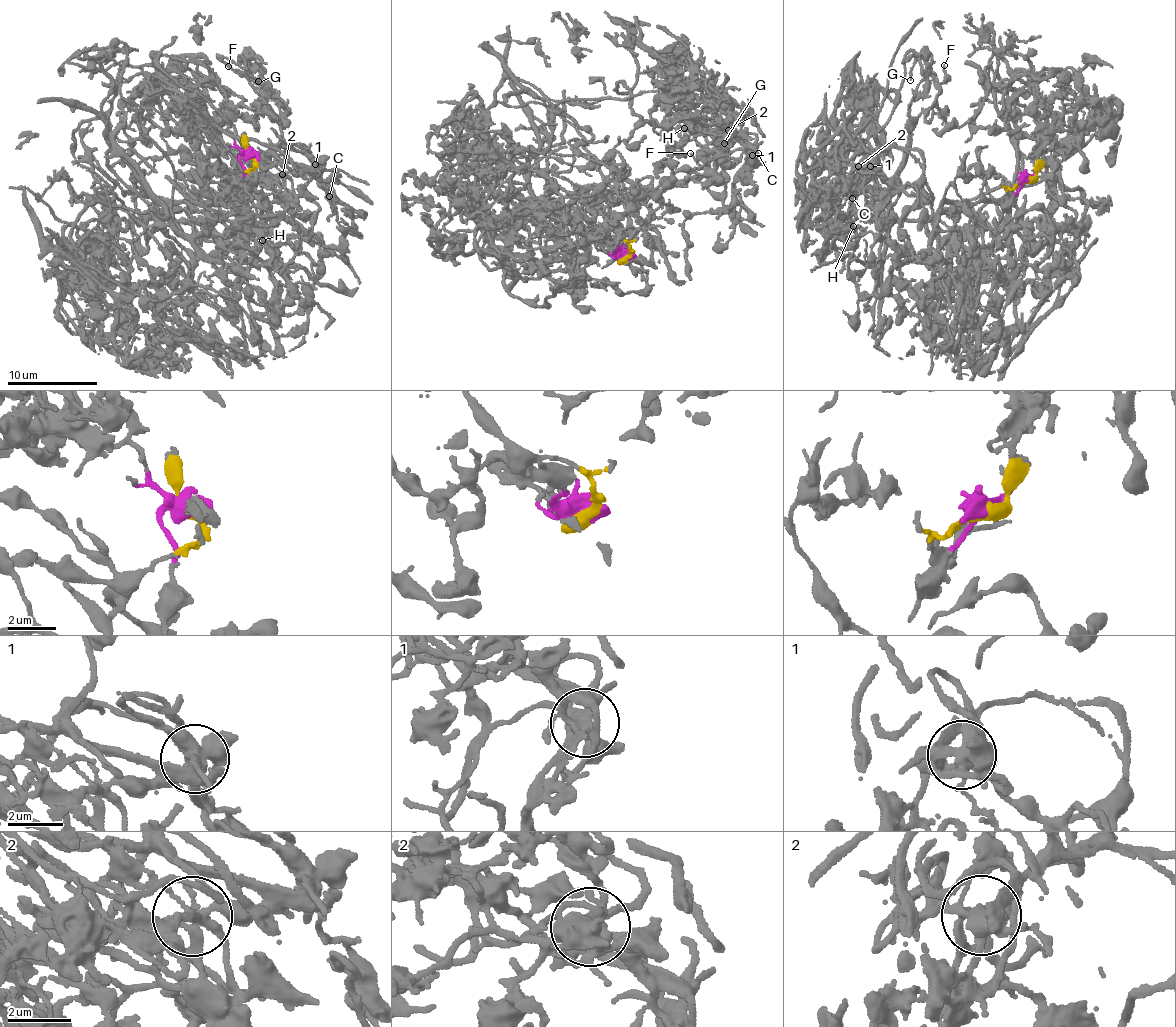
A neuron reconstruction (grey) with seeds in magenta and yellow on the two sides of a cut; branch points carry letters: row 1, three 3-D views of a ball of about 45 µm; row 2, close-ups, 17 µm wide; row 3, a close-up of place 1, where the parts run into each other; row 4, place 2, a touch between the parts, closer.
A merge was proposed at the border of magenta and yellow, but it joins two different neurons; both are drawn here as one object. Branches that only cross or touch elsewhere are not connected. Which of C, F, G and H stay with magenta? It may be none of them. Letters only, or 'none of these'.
C, F, G, H

